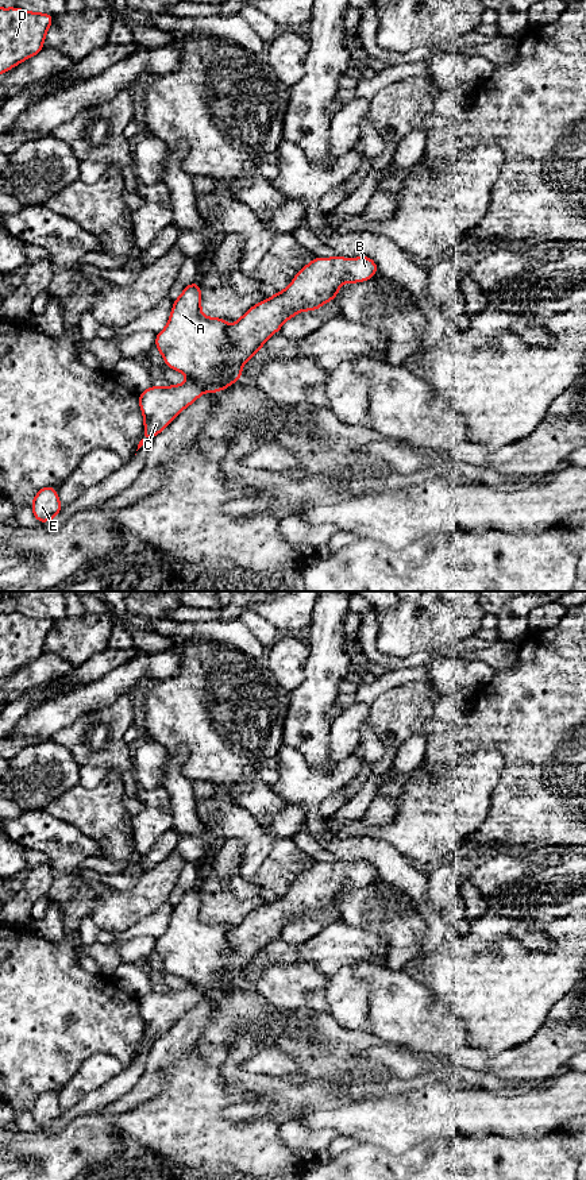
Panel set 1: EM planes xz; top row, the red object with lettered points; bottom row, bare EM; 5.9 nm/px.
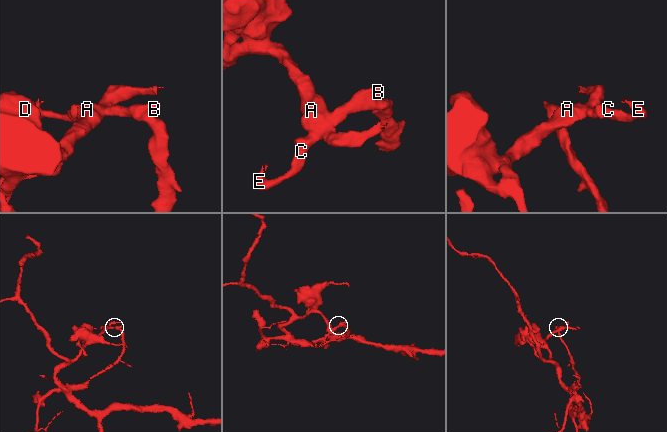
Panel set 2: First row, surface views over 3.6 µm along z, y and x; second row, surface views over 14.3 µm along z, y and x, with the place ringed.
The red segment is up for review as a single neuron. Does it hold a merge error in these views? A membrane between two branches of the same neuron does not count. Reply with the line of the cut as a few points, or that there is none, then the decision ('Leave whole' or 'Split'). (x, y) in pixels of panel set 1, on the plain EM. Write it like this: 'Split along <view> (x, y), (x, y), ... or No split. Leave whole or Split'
Split along xz (227, 936), (227, 964), (216, 982), (212, 986), (189, 982). Split

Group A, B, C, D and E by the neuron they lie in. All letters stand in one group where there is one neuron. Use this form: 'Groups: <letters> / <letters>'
Groups: A D / B C E

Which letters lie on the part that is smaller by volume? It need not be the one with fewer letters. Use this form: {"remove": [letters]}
{"remove": ["B", "C", "E"]}

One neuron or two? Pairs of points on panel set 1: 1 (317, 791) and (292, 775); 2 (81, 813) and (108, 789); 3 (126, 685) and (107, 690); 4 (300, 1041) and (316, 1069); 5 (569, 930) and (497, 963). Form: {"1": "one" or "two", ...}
{"1": "one", "2": "one", "3": "one", "4": "one", "5": "one"}

